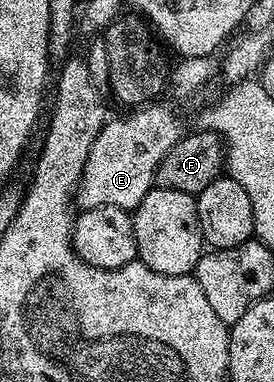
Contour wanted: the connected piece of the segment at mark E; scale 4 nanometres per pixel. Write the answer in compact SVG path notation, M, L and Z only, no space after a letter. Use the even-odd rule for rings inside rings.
M151 102L136 107L127 112L128 116L108 119L103 125L101 134L97 134L93 142L93 150L89 150L89 158L81 174L77 193L80 209L117 206L134 210L141 198L145 198L145 194L156 187L155 175L157 166L161 166L161 158L165 158L165 154L169 154L169 150L173 150L176 142L185 135L178 114L159 103Z

